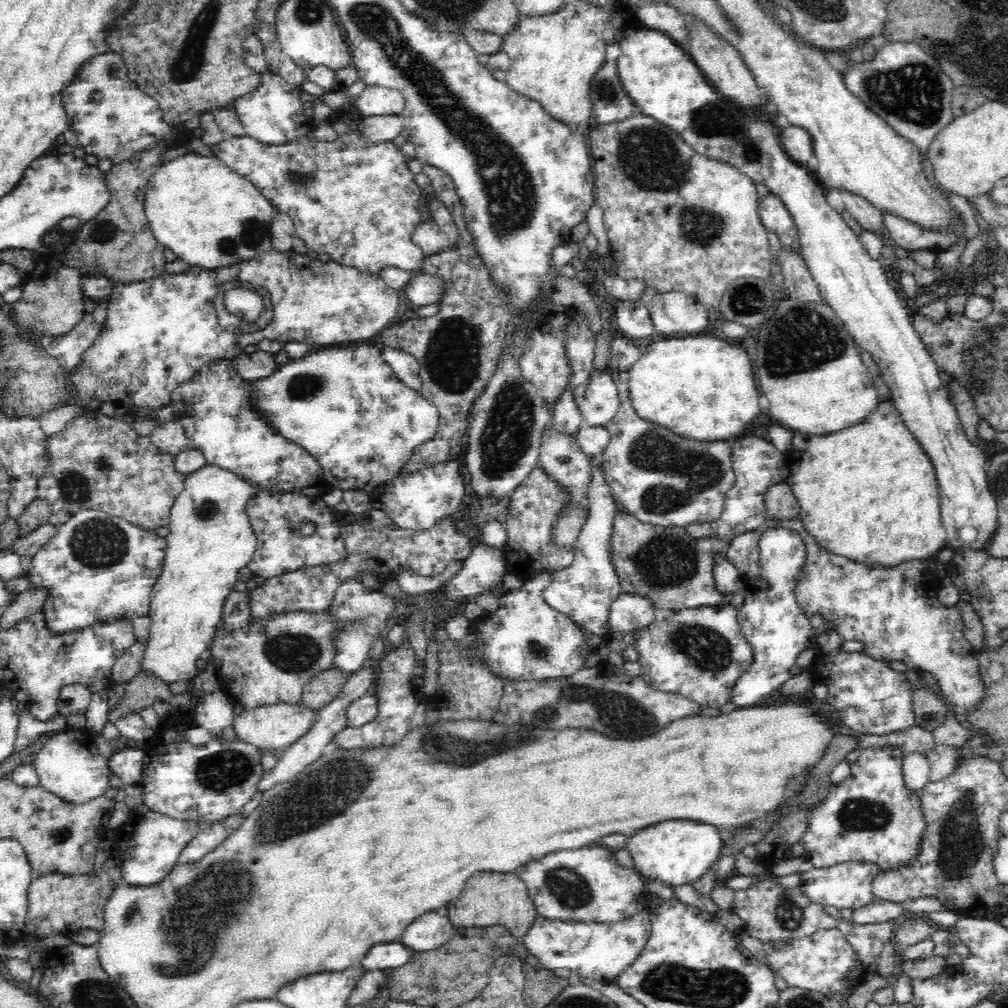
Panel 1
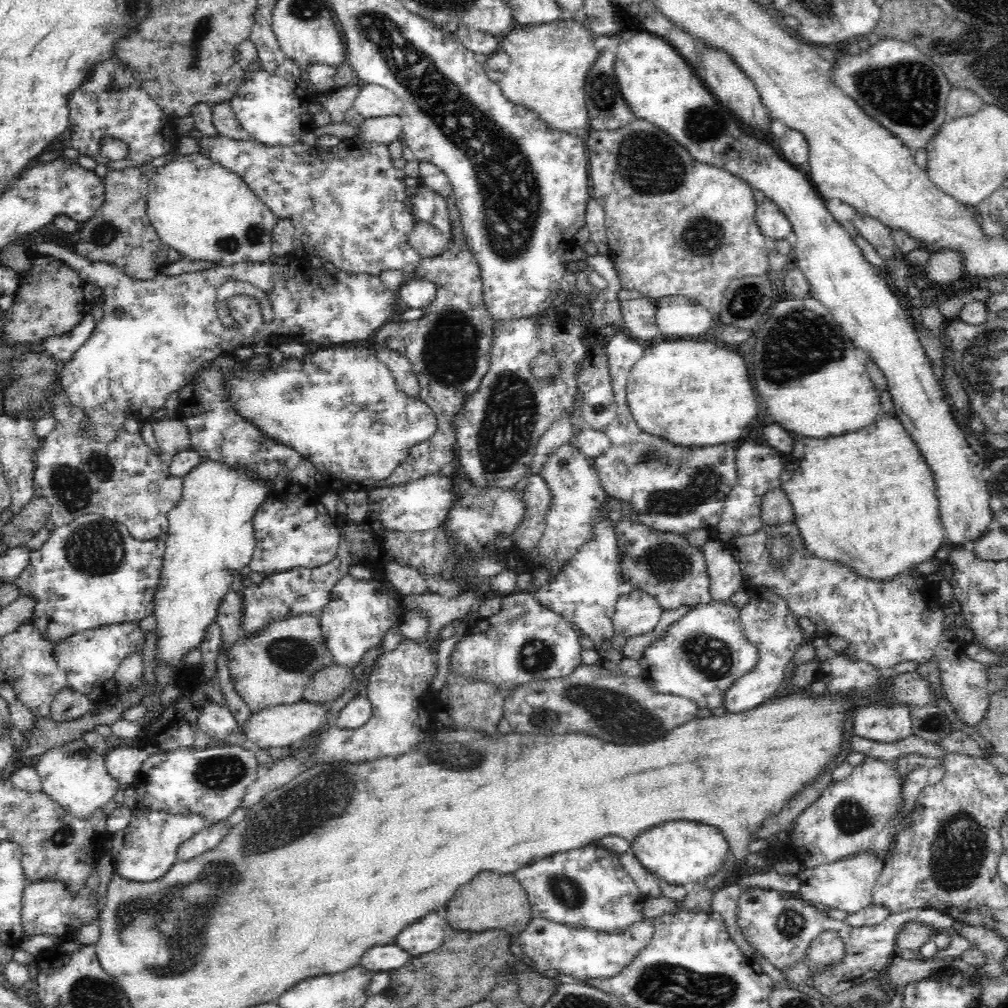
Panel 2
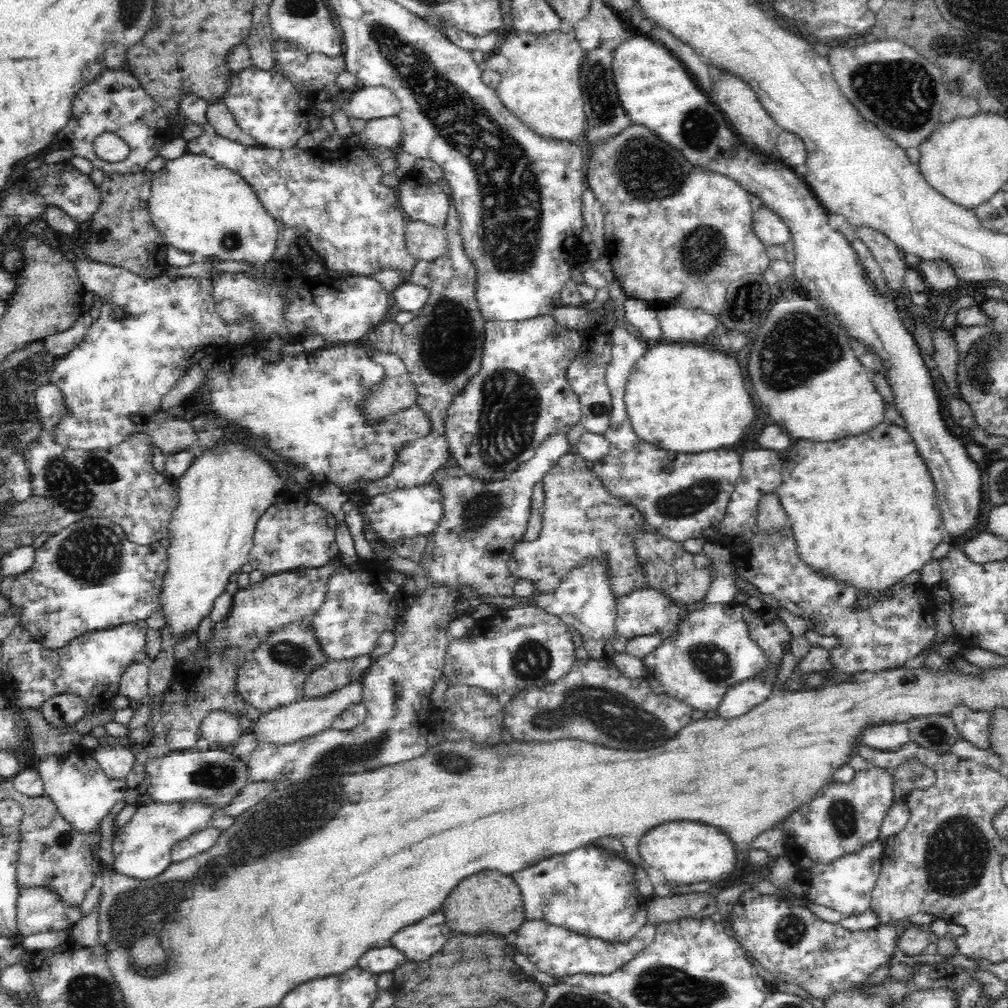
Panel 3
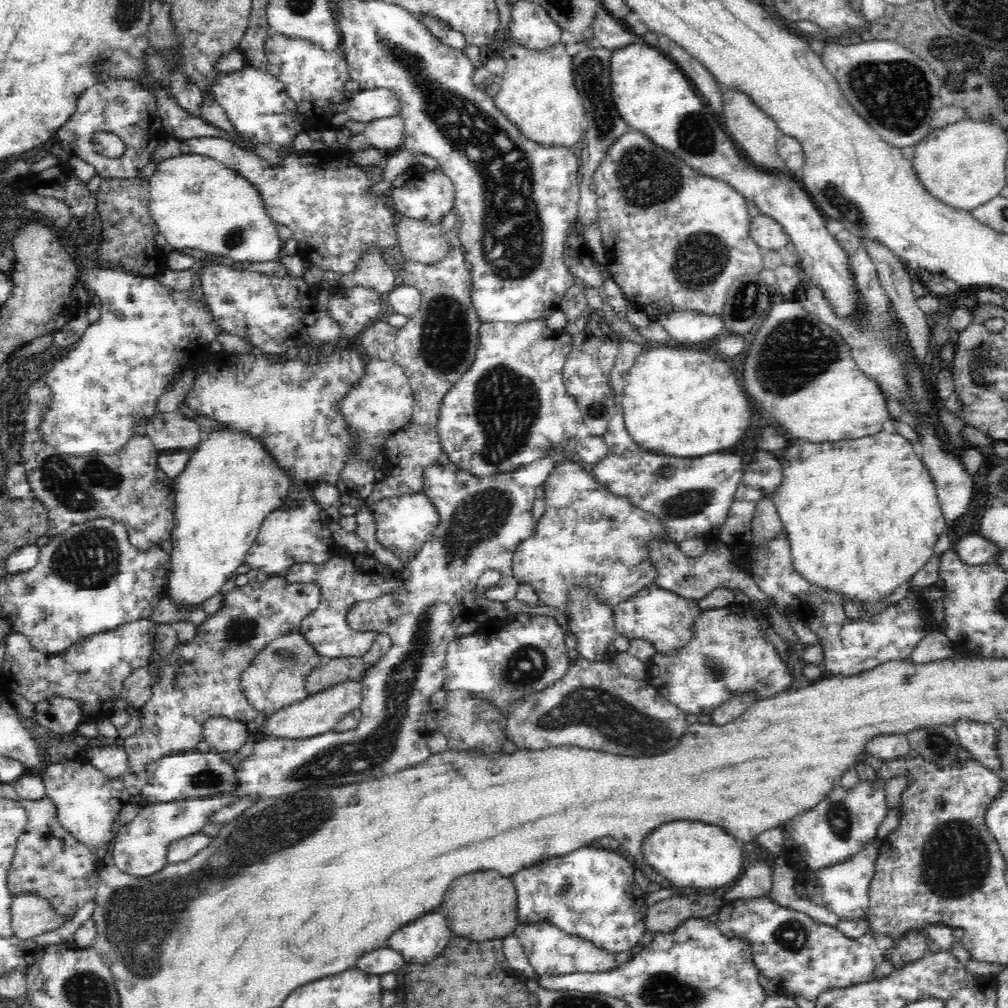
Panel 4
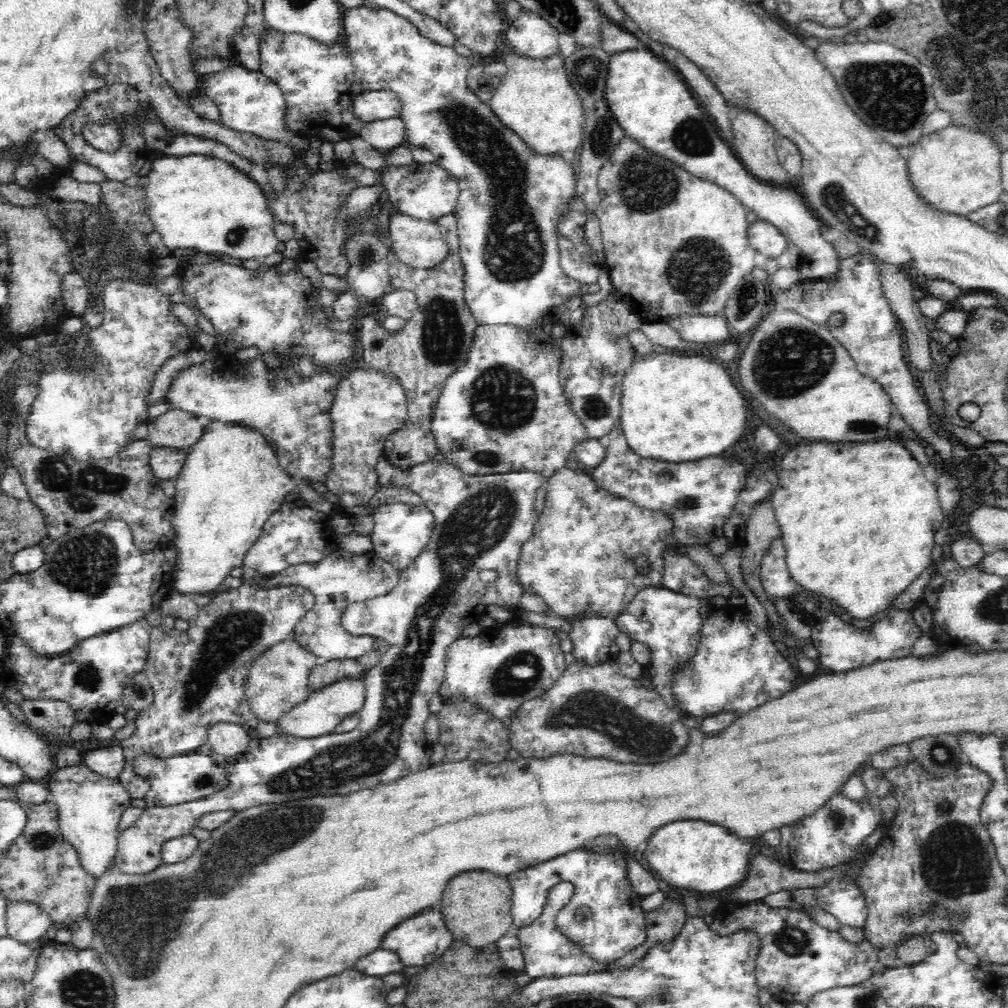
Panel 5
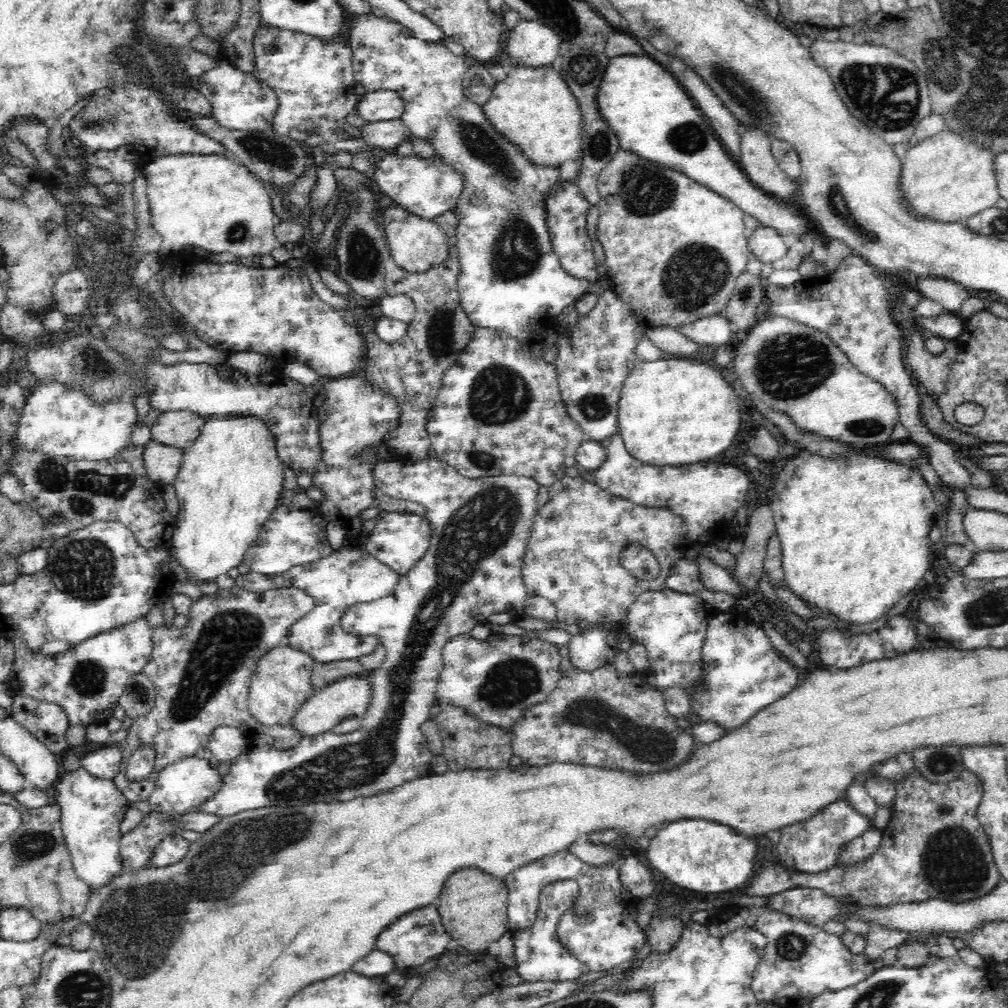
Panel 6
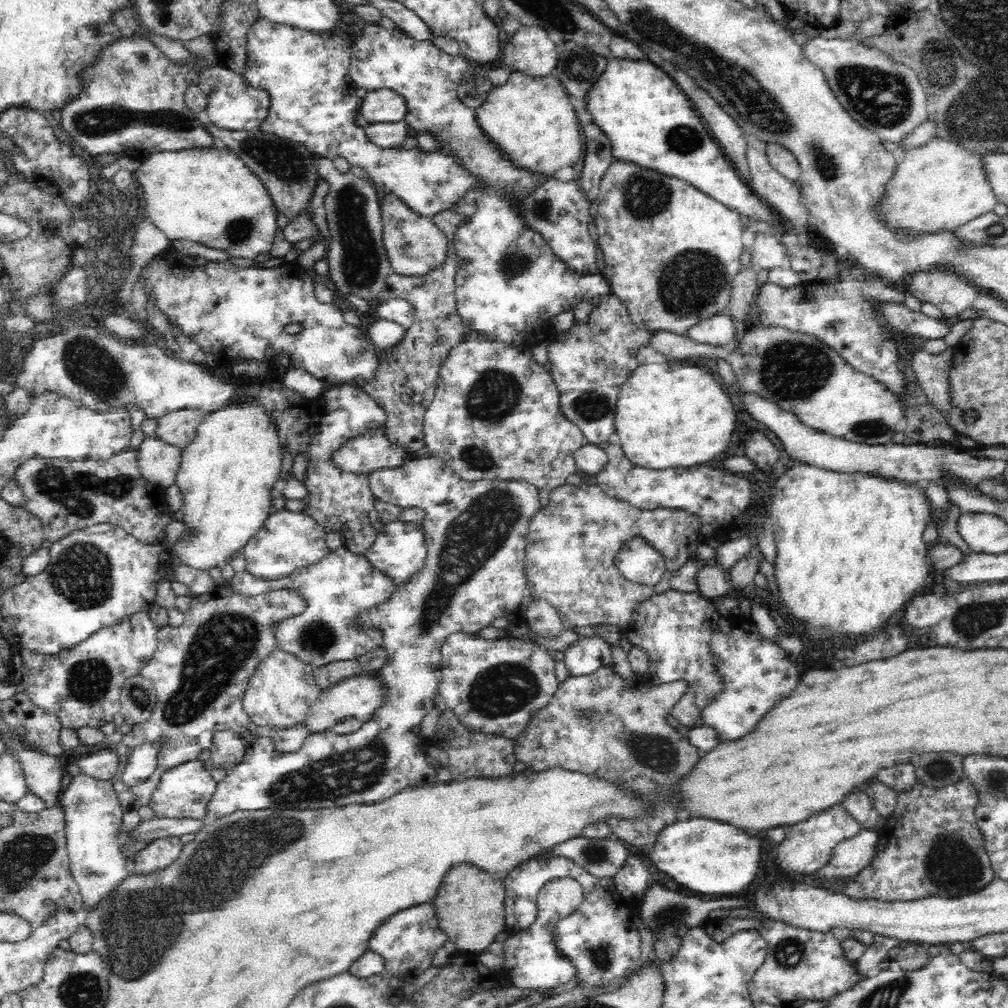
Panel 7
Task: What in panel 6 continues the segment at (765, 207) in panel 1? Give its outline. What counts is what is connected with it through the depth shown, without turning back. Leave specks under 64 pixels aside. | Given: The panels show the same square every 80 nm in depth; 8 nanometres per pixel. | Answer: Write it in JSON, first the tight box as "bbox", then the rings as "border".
{"bbox":[747,226,788,266],"border":[[[758,226],[747,240],[751,254],[764,264],[772,263],[778,266],[787,254],[788,248],[782,240],[782,235],[774,228]]]}

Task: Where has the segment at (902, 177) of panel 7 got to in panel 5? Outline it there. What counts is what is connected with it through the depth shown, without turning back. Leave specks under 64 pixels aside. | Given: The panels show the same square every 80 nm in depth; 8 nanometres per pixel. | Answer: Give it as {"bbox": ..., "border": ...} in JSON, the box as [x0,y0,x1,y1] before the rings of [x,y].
{"bbox":[908,125,1003,215],"border":[[[950,125],[938,132],[926,134],[913,146],[908,160],[908,170],[918,193],[932,205],[951,213],[967,215],[982,208],[984,204],[996,202],[1003,191],[1001,156],[1003,145],[993,132],[970,126]]]}

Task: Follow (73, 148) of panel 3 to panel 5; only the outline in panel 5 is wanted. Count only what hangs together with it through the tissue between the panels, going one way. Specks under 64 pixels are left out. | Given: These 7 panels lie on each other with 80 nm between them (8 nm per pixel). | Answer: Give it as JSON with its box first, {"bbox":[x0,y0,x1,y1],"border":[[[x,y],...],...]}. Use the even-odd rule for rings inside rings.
{"bbox":[57,84,152,181],"border":[[[110,84],[86,93],[79,100],[77,109],[67,116],[57,128],[57,135],[62,139],[70,154],[79,162],[85,162],[90,166],[96,166],[104,172],[108,180],[124,181],[130,176],[137,175],[148,158],[151,150],[148,150],[148,142],[142,128],[148,120],[148,112],[152,110],[152,103],[140,91],[130,84]],[[99,124],[115,124],[120,131],[122,144],[118,152],[108,154],[96,150],[86,139],[85,129]]]}

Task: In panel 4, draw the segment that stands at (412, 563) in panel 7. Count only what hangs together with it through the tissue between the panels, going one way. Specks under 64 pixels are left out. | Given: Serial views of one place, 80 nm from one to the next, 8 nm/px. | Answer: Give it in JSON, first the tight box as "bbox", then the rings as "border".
{"bbox":[368,490,440,563],"border":[[[425,490],[402,494],[402,496],[390,496],[382,498],[368,505],[370,514],[374,517],[376,532],[375,538],[384,548],[390,550],[403,563],[410,561],[410,549],[422,546],[423,542],[430,536],[440,520],[438,507],[434,505],[429,494]]]}

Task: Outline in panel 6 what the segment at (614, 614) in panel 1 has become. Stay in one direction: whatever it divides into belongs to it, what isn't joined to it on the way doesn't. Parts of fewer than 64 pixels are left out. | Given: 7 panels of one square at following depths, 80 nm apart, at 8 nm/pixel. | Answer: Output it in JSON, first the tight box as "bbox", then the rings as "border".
{"bbox":[617,587,718,720],"border":[[[664,587],[641,592],[627,608],[626,616],[617,624],[618,629],[627,633],[633,643],[647,648],[650,665],[646,676],[653,687],[664,696],[666,710],[678,718],[690,720],[692,716],[687,686],[701,683],[703,670],[699,658],[707,622],[718,611],[702,598]]]}

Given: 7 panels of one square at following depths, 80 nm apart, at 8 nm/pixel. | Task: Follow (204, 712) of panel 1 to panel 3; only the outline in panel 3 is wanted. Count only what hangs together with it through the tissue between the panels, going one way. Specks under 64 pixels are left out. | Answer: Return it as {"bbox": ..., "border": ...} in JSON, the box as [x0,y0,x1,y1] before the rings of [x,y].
{"bbox":[199,709,243,749],"border":[[[214,709],[203,716],[199,732],[212,746],[225,749],[230,743],[232,743],[232,748],[236,746],[243,735],[239,719],[226,709]]]}

